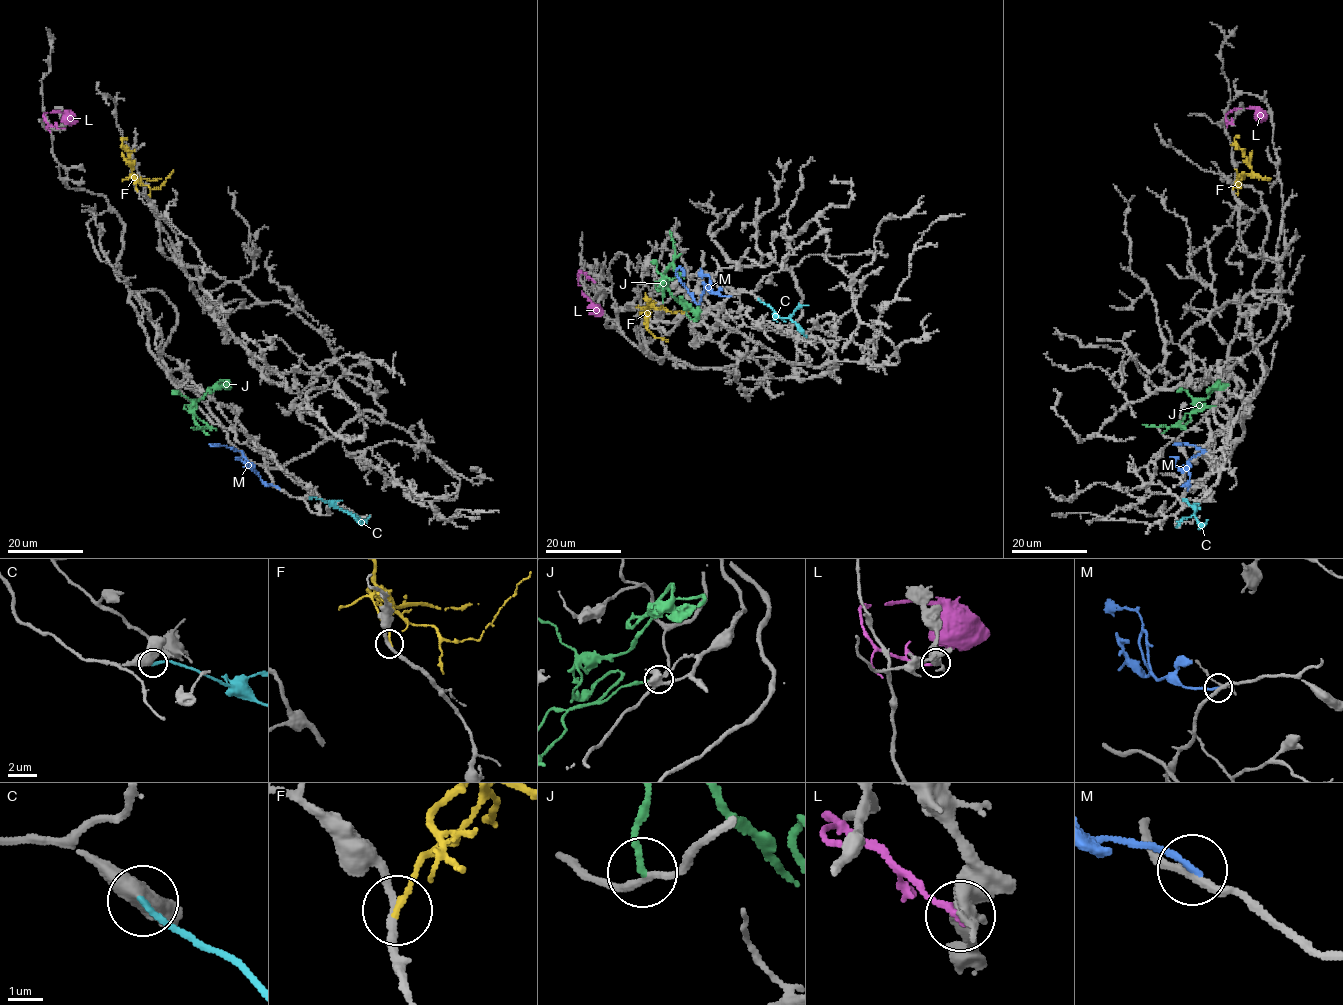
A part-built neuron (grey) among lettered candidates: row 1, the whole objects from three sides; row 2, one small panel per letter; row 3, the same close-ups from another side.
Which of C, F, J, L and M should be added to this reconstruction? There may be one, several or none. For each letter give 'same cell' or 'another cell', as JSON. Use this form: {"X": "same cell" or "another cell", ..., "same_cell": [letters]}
{"C": "same cell", "F": "same cell", "J": "another cell", "L": "another cell", "M": "another cell", "same_cell": ["C", "F"]}

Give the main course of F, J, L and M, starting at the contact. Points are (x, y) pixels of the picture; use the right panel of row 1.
F: (1233, 187), (1244, 173), (1251, 173), (1251, 165), (1235, 143), (1234, 138), (1238, 136)
J: (1215, 405), (1198, 412), (1193, 410), (1198, 399), (1206, 399), (1220, 384), (1227, 385)
L: (1232, 123), (1226, 118), (1234, 109), (1255, 108), (1263, 118)
M: (1187, 489), (1188, 460), (1205, 451), (1195, 445), (1174, 444), (1181, 443)

